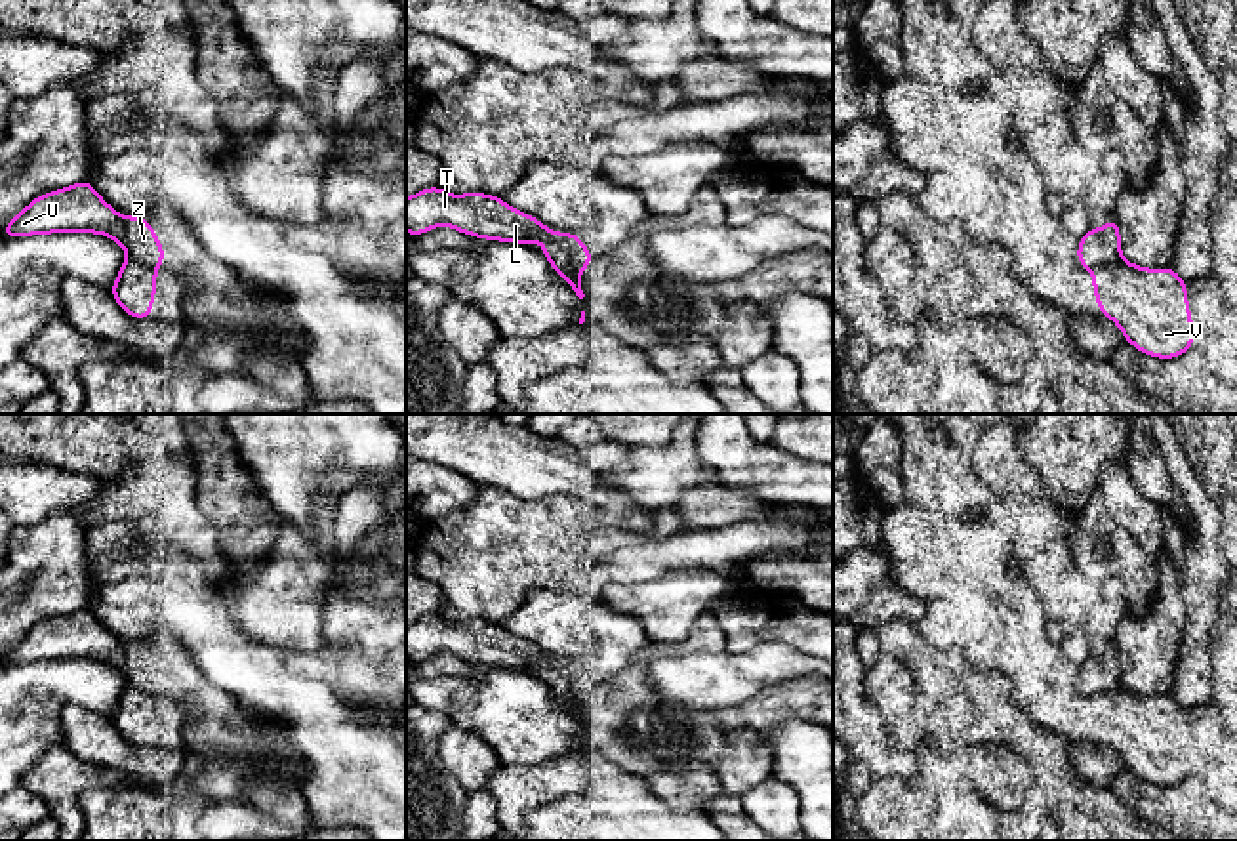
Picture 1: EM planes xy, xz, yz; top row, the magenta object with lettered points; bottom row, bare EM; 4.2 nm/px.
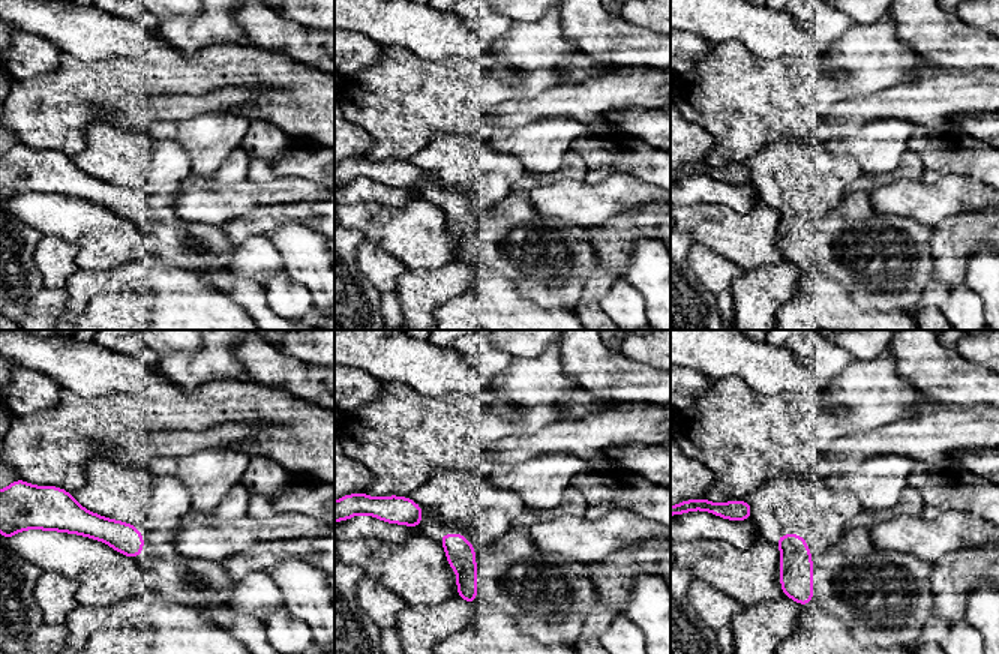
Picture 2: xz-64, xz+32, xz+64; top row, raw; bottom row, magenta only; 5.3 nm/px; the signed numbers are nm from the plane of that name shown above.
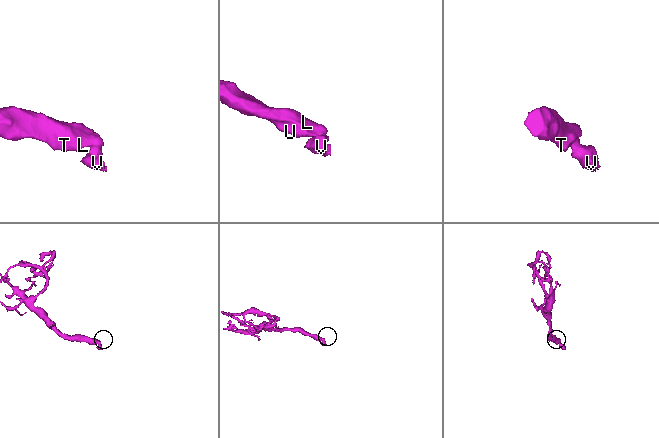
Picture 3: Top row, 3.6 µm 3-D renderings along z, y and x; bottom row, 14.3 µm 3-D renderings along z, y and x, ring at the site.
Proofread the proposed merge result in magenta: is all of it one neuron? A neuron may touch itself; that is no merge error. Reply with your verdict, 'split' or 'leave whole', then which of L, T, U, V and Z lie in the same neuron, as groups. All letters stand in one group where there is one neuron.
split | L T U Z / V

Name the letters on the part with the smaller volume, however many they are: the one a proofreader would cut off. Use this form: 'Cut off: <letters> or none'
Cut off: V

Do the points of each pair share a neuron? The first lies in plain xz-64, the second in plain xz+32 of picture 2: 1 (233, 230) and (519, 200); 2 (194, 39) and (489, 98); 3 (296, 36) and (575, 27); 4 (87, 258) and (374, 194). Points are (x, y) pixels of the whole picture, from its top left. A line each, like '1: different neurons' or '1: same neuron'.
1: different neurons
2: same neuron
3: same neuron
4: different neurons

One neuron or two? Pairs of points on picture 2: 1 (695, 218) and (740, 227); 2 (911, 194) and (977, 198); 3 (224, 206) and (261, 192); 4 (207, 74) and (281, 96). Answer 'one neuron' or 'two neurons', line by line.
1: one neuron
2: one neuron
3: one neuron
4: one neuron

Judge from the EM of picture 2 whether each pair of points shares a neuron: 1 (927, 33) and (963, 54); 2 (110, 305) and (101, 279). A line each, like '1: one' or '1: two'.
1: one
2: two

